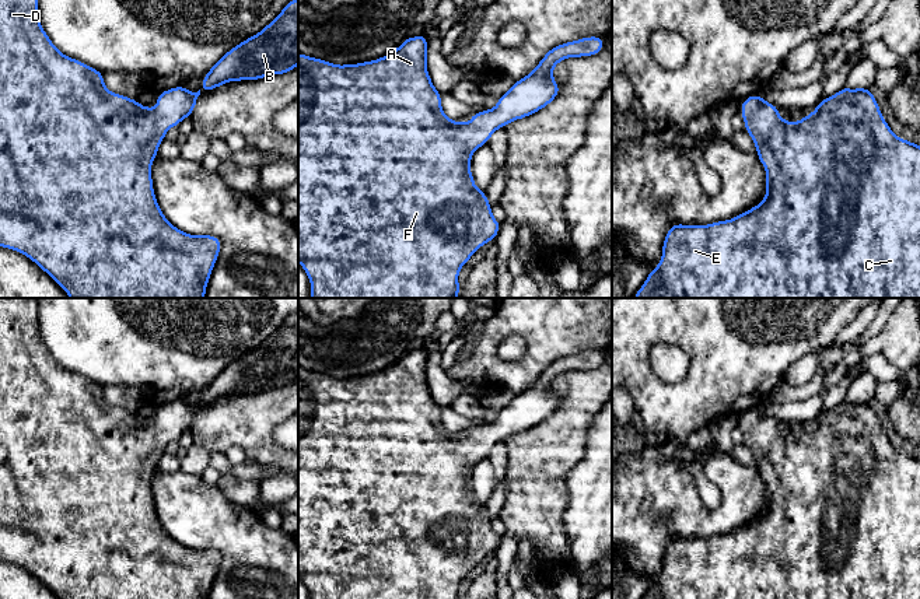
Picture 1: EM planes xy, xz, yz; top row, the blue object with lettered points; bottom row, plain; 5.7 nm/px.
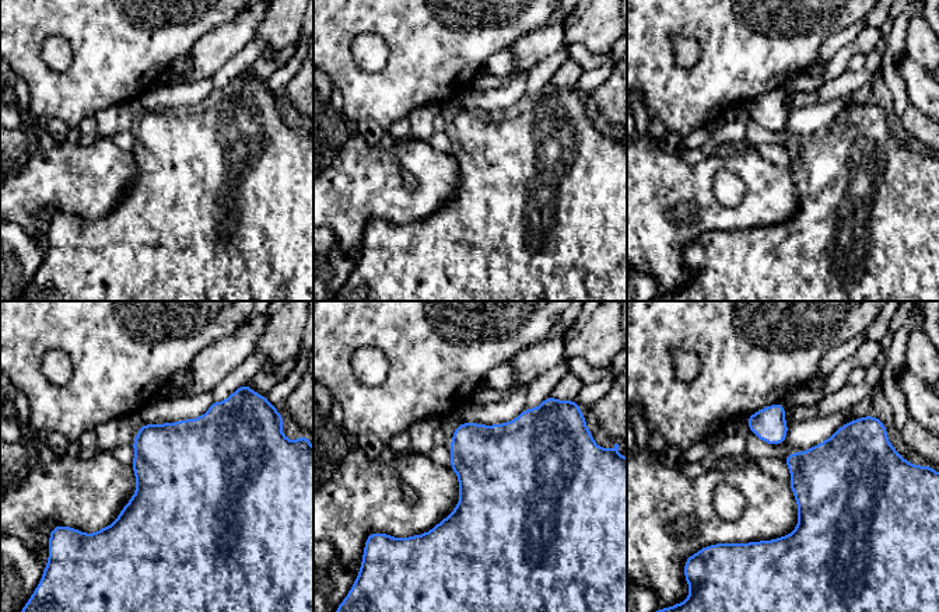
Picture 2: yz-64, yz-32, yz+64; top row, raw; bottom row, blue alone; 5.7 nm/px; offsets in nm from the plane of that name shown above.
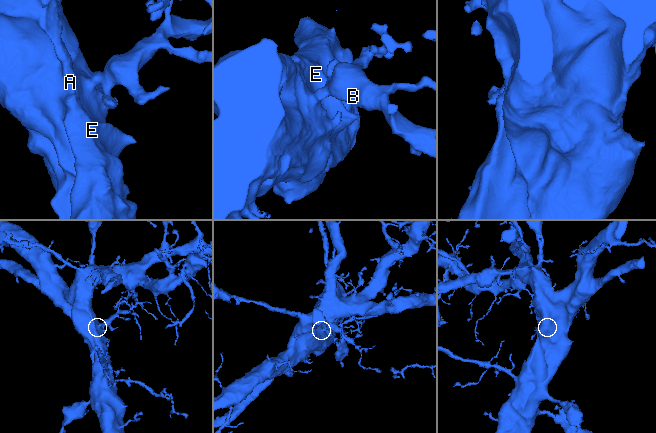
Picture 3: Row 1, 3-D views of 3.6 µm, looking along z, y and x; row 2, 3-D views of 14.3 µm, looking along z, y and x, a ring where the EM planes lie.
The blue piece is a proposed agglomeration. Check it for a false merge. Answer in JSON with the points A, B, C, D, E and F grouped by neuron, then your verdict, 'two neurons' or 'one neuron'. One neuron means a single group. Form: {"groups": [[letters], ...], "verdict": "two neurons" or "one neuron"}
{"groups": [["A", "B", "C", "D", "E", "F"]], "verdict": "one neuron"}

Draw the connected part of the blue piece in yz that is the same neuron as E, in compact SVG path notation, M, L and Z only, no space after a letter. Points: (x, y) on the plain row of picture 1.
M846 399L830 411L819 414L816 423L804 430L800 435L783 434L779 421L765 414L762 409L751 409L741 417L741 430L745 434L745 444L752 451L758 463L758 472L766 484L766 511L748 525L725 535L717 535L707 539L683 539L676 536L672 539L662 557L662 570L655 582L650 585L643 599L920 599L920 459L913 455L896 451L884 432L877 413L871 403L858 400L849 403Z

